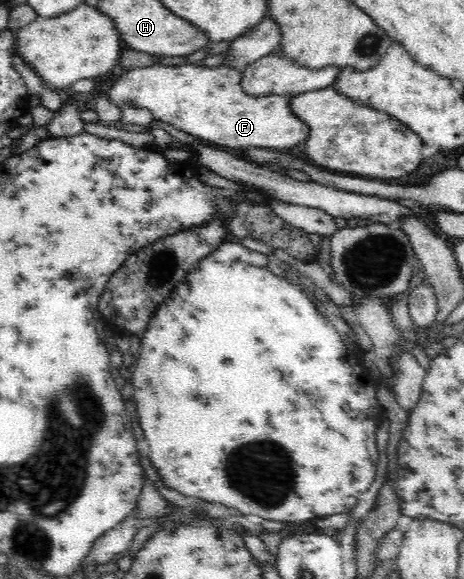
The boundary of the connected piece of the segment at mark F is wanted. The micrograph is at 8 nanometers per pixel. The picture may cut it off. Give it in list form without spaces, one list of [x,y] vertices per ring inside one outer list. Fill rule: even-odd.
[[[169,62],[167,64],[156,64],[144,68],[134,68],[118,80],[106,82],[105,90],[112,104],[123,107],[146,108],[152,112],[156,120],[168,122],[192,136],[200,136],[204,140],[230,146],[230,148],[290,148],[296,146],[300,140],[308,138],[307,124],[304,124],[294,113],[290,111],[290,100],[294,94],[272,94],[272,96],[250,96],[243,91],[241,80],[243,71],[229,66],[207,67],[200,65],[181,64]]]

